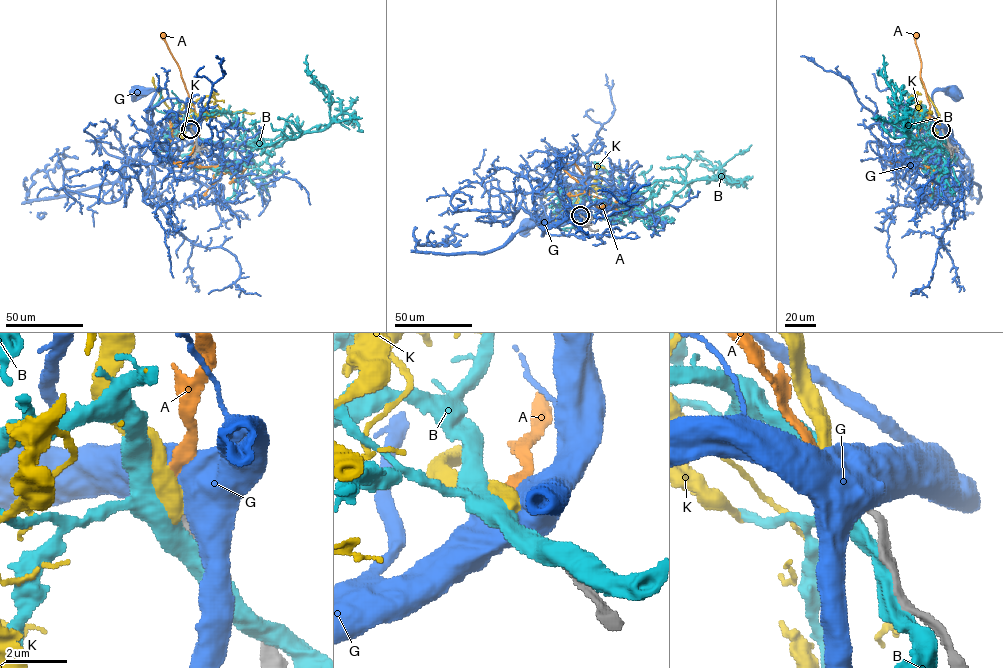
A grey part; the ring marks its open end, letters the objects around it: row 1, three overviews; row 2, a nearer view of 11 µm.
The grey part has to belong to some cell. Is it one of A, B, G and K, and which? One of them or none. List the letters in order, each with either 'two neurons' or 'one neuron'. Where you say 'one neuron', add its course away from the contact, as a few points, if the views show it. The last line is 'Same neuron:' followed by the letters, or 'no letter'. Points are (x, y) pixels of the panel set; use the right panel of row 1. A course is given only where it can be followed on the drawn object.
A: one neuron | via (941, 129), (929, 115), (930, 105), (920, 76), (921, 61), (915, 36)
B: two neurons
G: two neurons
K: two neurons
Same neuron: A

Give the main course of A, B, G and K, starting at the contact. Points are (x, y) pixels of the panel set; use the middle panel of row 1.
A: (580, 215), (584, 202), (570, 193), (552, 189)
B: (580, 214), (619, 219), (624, 215), (640, 217), (660, 211), (686, 184), (719, 176), (718, 168), (697, 156)
G: (580, 215), (561, 224), (546, 225), (541, 223), (537, 213), (542, 205), (546, 208), (544, 213), (525, 225)
K: (580, 214), (577, 212), (579, 201), (589, 191), (598, 188), (607, 189), (623, 201), (644, 204)

